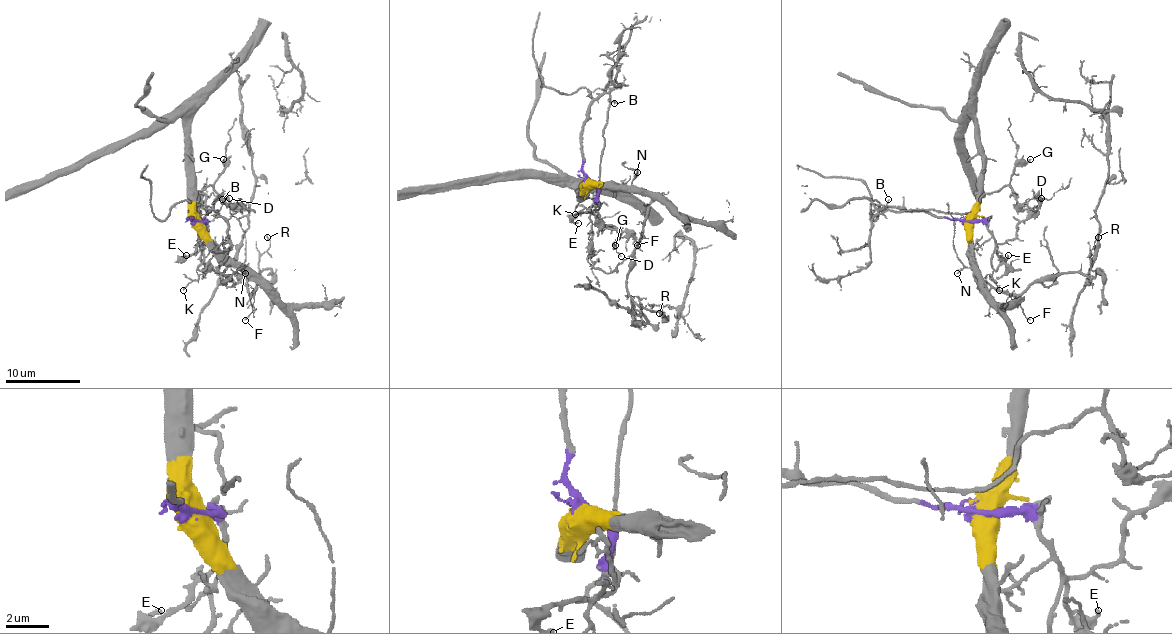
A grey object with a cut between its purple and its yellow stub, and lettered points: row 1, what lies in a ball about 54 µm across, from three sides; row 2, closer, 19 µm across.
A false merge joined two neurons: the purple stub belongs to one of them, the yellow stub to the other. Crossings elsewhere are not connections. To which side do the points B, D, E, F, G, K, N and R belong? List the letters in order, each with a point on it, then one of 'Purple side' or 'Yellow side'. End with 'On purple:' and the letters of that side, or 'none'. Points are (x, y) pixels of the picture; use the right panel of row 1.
B: Place: (888, 199). Purple side
D: Place: (1041, 198). Purple side
E: Place: (1008, 255). Purple side
F: Place: (1030, 320). Yellow side
G: Place: (1030, 159). Purple side
K: Place: (999, 290). Purple side
N: Place: (957, 273). Yellow side
R: Place: (1098, 237). Yellow side
On purple: B, D, E, G, K

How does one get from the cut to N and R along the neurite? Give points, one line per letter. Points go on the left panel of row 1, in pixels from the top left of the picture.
N: (197, 221), (197, 229), (244, 273)
R: (197, 221), (222, 251), (259, 281), (250, 294), (235, 275), (259, 273), (259, 257), (270, 245), (266, 236)

